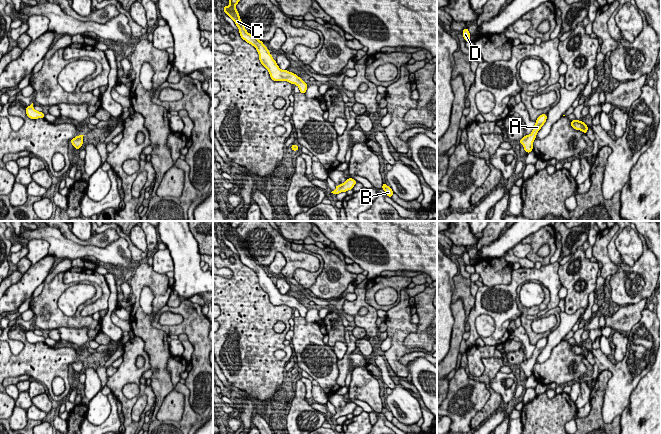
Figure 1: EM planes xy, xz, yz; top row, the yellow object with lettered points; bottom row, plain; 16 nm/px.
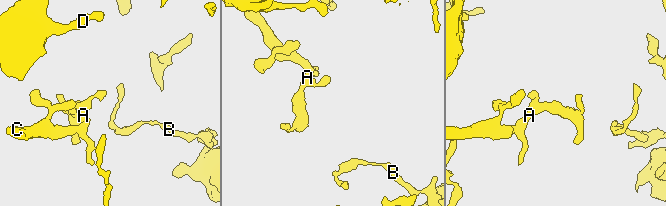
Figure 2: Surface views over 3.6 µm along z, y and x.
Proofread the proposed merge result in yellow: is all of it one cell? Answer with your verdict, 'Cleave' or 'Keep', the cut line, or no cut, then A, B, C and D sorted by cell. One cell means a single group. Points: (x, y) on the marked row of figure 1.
Keep. No split. Groups: A B C D

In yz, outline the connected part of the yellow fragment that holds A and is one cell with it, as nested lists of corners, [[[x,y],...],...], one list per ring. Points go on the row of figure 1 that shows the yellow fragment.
[[[541,114],[536,120],[532,133],[528,136],[524,135],[524,137],[520,139],[519,143],[523,145],[526,153],[530,153],[531,151],[533,151],[533,142],[536,138],[538,131],[544,125],[546,120],[547,120],[547,114]]]

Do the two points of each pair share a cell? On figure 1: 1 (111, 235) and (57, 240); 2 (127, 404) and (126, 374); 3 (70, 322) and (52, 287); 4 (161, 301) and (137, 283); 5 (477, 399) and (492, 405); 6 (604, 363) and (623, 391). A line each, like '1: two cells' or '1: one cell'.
1: two cells
2: one cell
3: one cell
4: one cell
5: two cells
6: one cell

